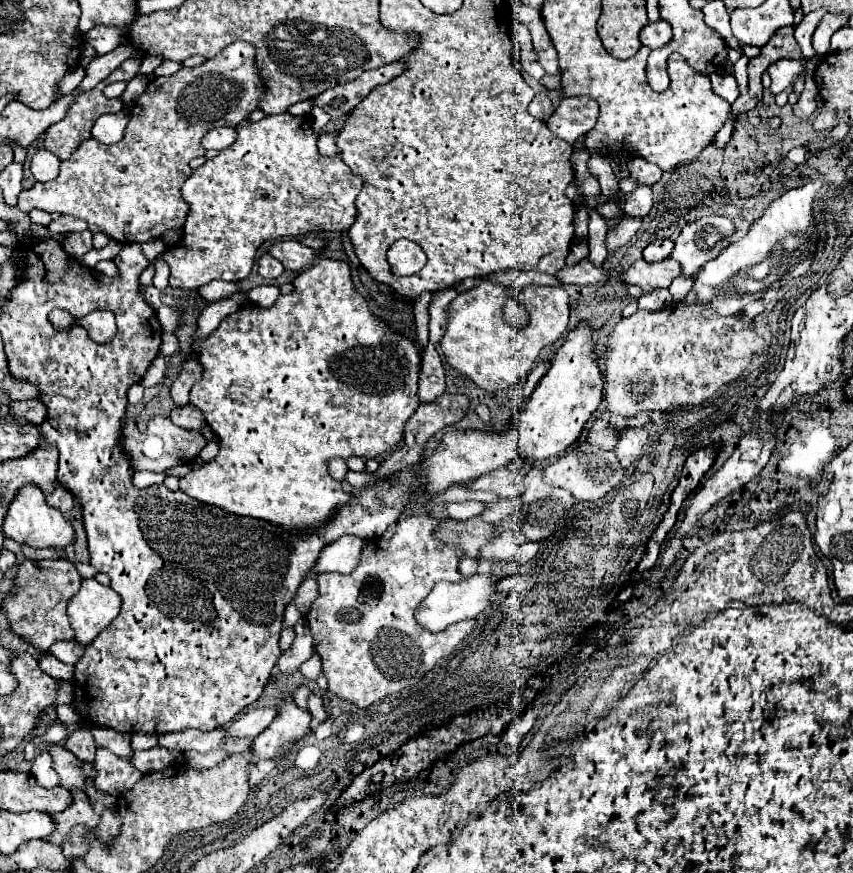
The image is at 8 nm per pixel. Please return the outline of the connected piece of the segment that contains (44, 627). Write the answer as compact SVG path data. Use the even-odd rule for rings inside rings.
M45 559L45 561L23 561L19 567L19 573L15 575L15 597L9 601L3 601L3 611L11 623L11 629L25 637L33 647L39 651L47 651L53 641L57 639L71 639L73 631L67 621L65 607L75 595L75 591L81 585L81 575L77 573L75 565L67 559ZM57 585L61 587L57 589Z

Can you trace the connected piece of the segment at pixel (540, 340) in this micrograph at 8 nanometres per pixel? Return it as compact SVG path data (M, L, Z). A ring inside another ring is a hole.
M483 281L471 291L457 295L449 307L449 325L447 335L441 339L441 349L453 369L461 371L463 377L485 391L515 385L519 377L531 371L541 349L553 345L565 333L569 323L569 295L563 287L527 285L517 293L517 297L527 309L529 323L525 329L513 329L503 313L507 297L511 299L513 295L515 293L507 285Z

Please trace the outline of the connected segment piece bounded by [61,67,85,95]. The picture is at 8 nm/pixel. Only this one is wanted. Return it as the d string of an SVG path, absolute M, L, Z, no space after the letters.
M75 67L75 69L71 69L71 71L67 73L67 77L63 79L63 91L61 91L61 95L71 93L71 91L83 81L83 77L85 77L85 69L83 69L83 67Z

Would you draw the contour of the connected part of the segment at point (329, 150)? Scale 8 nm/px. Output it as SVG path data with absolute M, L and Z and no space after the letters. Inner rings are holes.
M323 133L323 135L319 137L317 145L319 145L319 153L321 153L323 157L333 157L333 155L339 153L339 151L337 151L337 145L335 145L335 137L337 137L337 133Z

